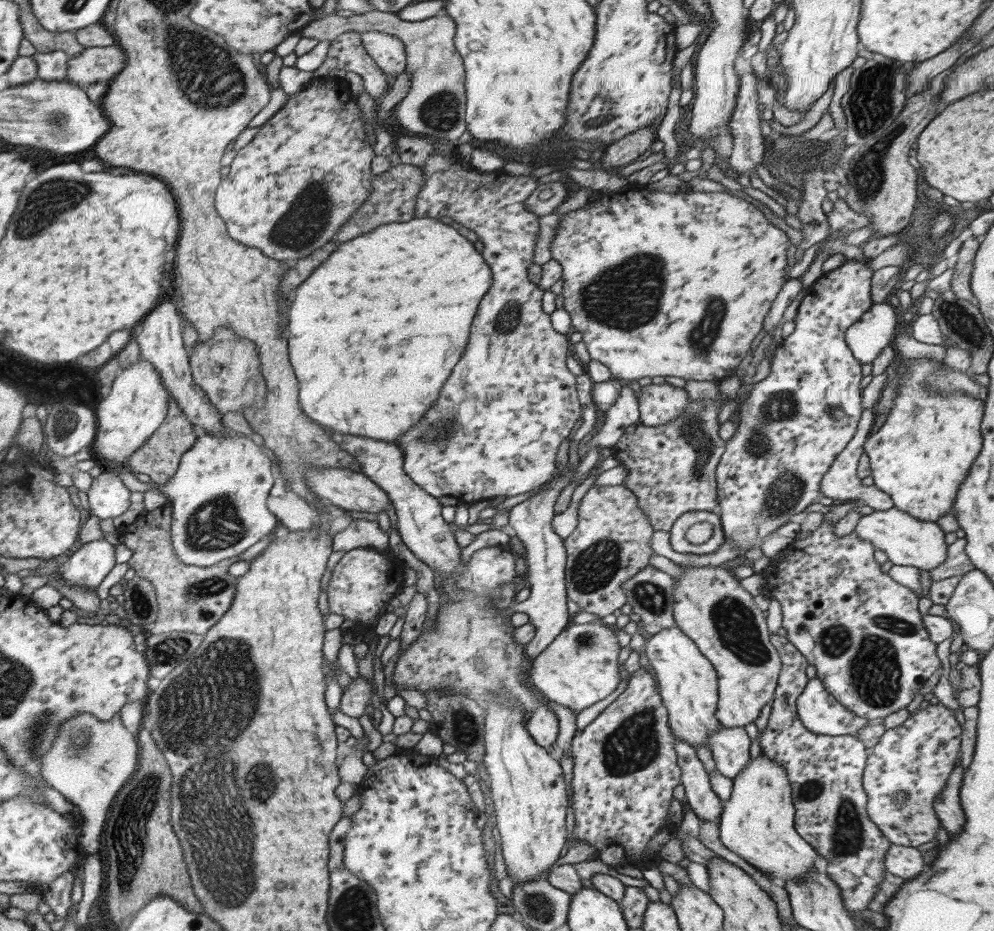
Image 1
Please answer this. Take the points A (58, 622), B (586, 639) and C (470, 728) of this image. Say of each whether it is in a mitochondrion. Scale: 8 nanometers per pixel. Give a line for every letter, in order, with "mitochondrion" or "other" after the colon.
A: other
B: mitochondrion
C: mitochondrion

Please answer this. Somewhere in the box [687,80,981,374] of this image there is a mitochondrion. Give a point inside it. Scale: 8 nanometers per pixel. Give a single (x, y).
(868, 175)

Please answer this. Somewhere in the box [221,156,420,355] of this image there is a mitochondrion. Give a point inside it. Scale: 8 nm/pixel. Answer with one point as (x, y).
(304, 221)

